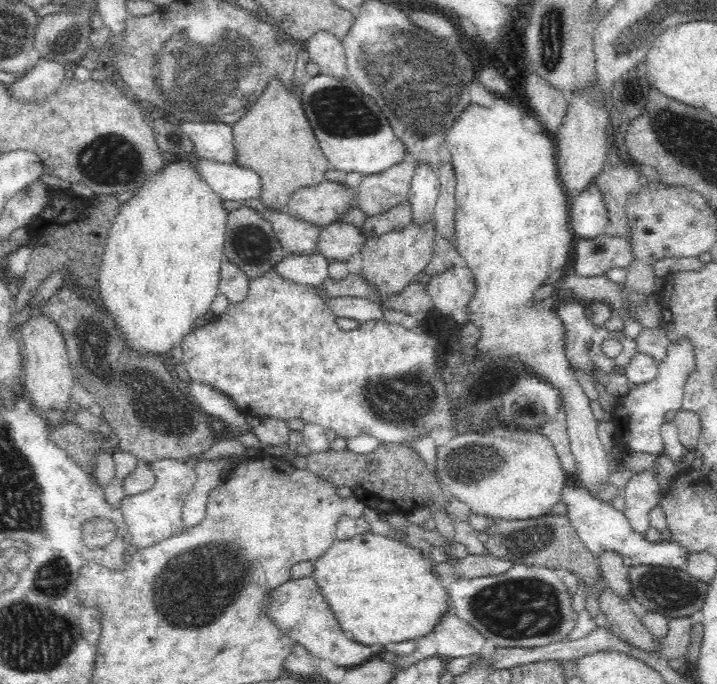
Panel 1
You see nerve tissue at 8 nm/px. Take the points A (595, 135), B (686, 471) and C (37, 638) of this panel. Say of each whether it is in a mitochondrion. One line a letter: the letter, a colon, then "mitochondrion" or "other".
A: other
B: other
C: mitochondrion

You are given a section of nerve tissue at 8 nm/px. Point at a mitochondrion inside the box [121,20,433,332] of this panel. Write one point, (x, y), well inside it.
(200, 71)

